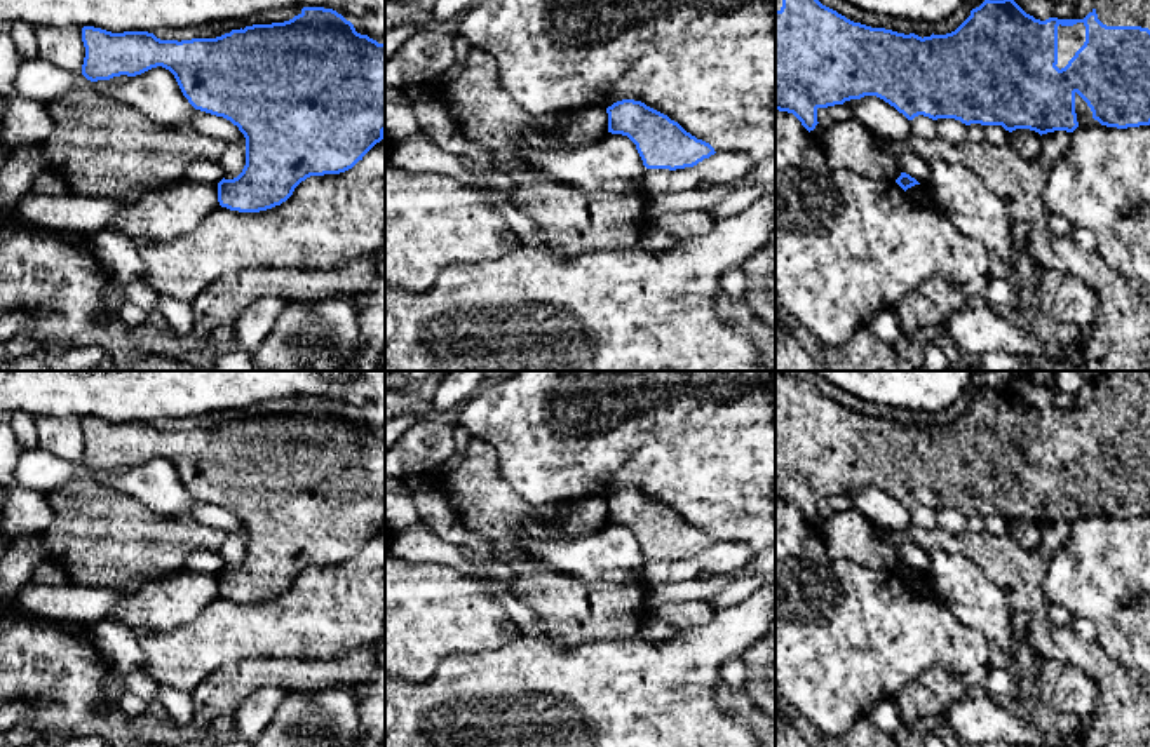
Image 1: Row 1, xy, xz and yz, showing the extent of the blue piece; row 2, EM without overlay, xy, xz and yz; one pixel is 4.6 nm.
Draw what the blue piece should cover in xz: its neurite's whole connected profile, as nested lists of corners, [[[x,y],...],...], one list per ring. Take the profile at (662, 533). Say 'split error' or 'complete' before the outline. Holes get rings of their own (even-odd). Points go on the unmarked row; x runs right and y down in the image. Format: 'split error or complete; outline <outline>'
complete; outline [[[617,491],[606,503],[608,522],[627,526],[646,559],[693,557],[716,543],[709,533],[697,529],[678,512],[641,491]]]

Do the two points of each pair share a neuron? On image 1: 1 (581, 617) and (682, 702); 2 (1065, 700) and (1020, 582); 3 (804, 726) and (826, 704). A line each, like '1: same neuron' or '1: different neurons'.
1: different neurons
2: different neurons
3: different neurons

